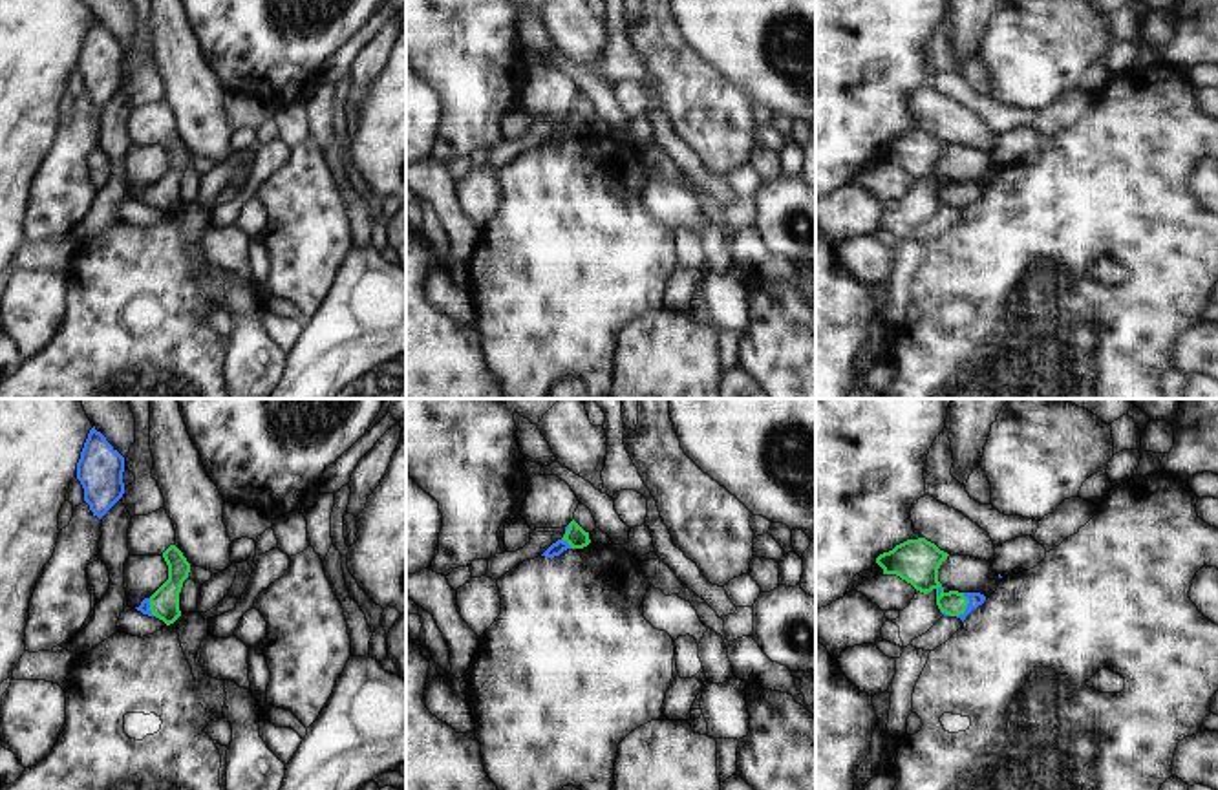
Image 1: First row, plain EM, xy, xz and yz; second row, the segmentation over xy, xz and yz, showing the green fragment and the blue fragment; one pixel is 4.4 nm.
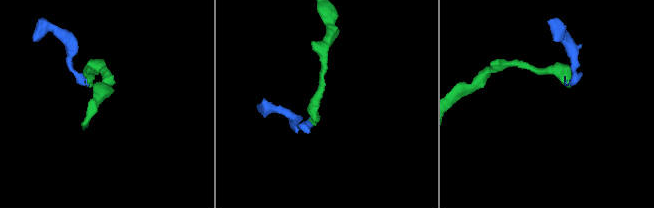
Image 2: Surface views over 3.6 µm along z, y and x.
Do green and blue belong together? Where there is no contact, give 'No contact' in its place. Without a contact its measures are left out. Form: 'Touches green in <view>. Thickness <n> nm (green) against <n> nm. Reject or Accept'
Touches green in yz. Thickness 140 nm (green) against 60 nm. Accept

